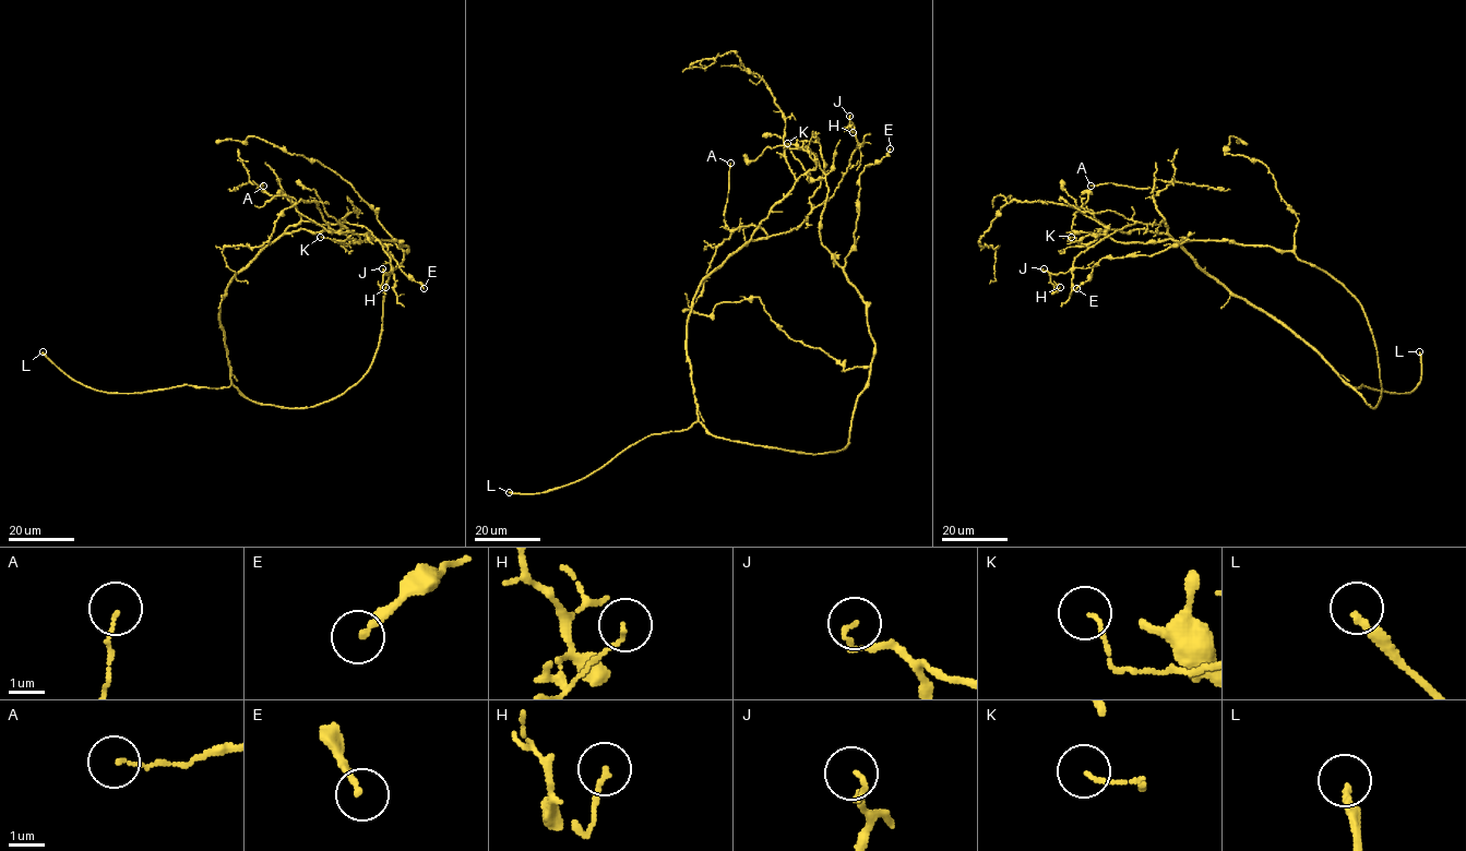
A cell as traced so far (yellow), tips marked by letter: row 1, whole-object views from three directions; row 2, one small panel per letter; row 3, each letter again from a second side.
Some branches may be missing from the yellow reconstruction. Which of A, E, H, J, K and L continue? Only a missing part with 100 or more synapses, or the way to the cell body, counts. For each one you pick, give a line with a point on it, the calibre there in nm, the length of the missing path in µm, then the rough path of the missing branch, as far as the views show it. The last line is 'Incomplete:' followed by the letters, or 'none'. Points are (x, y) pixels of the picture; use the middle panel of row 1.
L: Place: (509, 492). Thickness 190 nm. Missing length about 90 µm. Course of what is missing: (509, 492), (479, 488), (484, 495), (498, 502), (510, 498), (522, 502), (551, 498), (586, 500), (609, 492)
Incomplete: L

